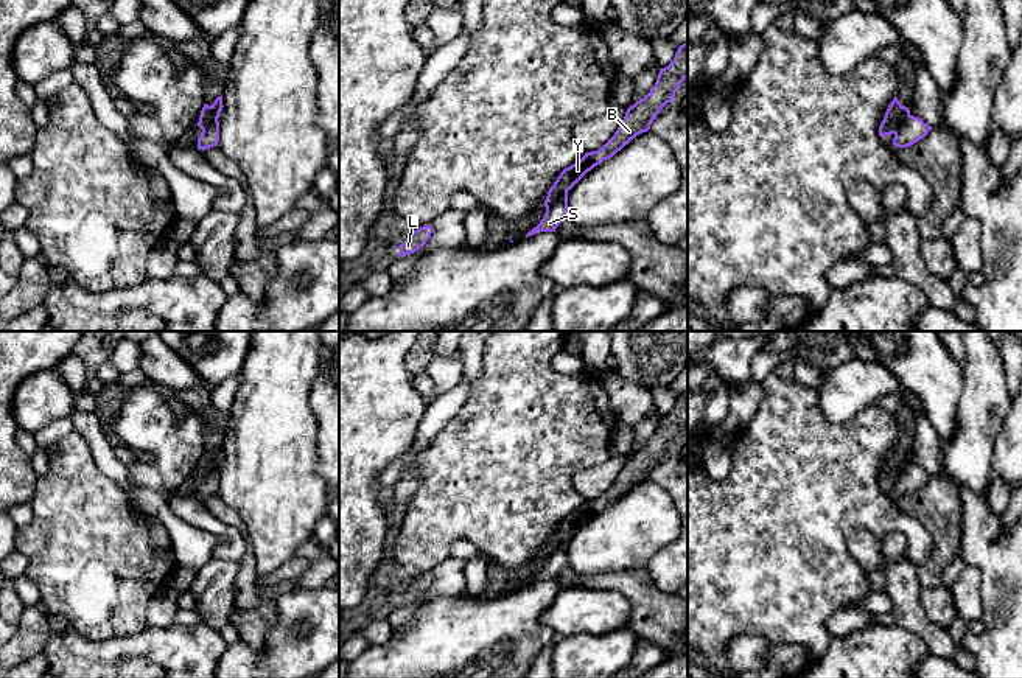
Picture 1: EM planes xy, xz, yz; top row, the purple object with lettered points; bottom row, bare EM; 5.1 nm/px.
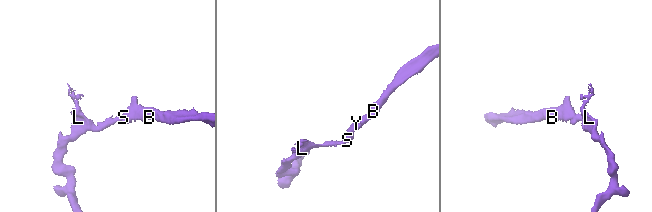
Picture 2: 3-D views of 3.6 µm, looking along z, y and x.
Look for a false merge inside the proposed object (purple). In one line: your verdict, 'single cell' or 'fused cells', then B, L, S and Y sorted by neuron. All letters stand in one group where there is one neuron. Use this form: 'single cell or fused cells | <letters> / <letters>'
fused cells | B Y / L S

